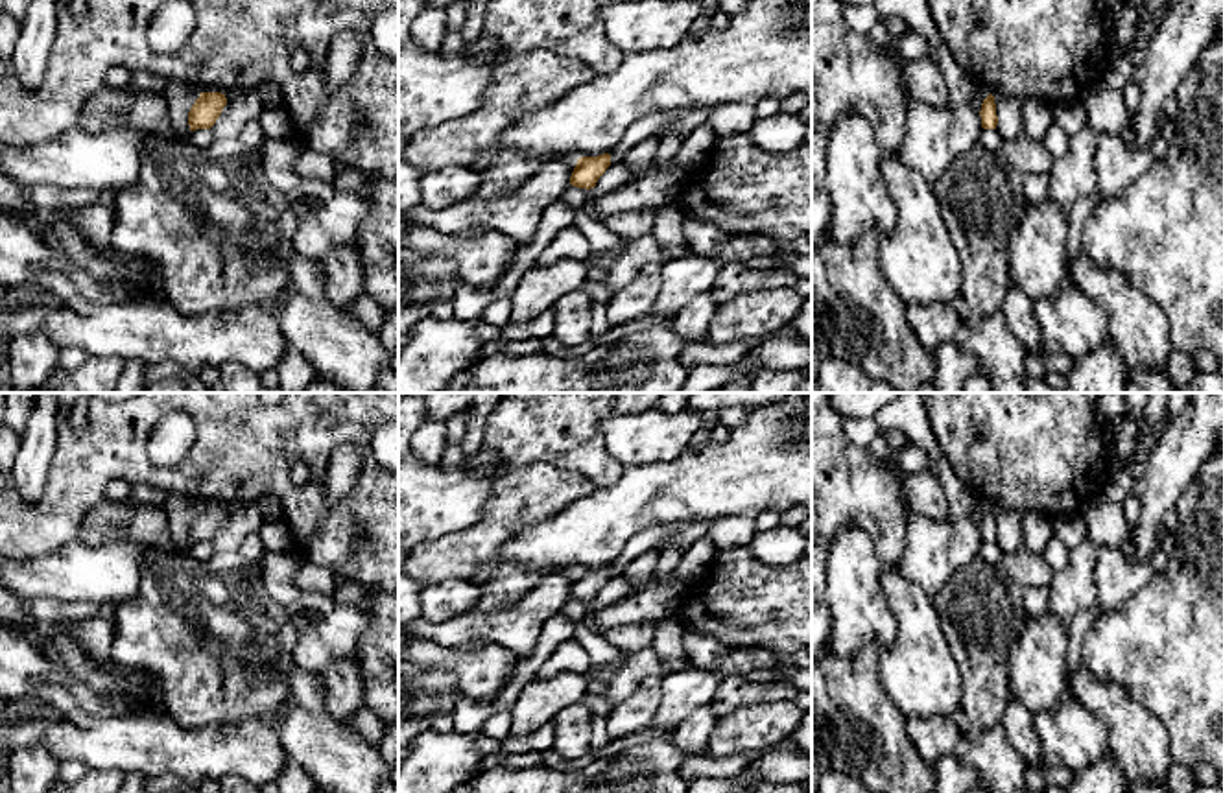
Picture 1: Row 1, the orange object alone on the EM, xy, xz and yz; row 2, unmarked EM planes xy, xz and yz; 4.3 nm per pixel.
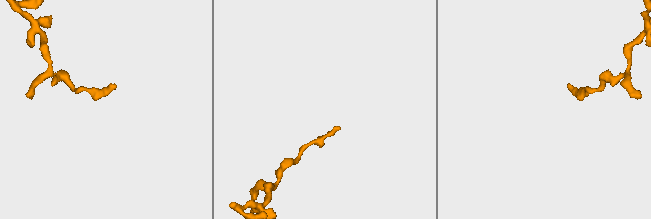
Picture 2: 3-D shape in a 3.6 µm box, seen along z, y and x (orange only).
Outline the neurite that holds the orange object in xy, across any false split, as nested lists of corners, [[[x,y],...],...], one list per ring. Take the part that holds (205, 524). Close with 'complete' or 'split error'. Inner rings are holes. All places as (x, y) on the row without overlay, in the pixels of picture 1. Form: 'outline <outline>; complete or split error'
outline [[[201,505],[188,526],[190,544],[210,542],[220,531],[227,511],[221,505]]]; complete

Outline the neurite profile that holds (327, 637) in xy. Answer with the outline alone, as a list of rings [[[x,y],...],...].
[[[343,581],[334,592],[334,609],[306,612],[306,621],[295,625],[299,636],[293,649],[297,668],[321,673],[336,660],[354,660],[356,642],[369,623],[365,601],[371,590],[363,585]]]

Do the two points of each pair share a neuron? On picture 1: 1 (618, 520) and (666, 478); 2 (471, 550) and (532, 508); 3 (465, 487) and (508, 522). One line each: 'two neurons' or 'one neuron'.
1: one neuron
2: one neuron
3: two neurons

